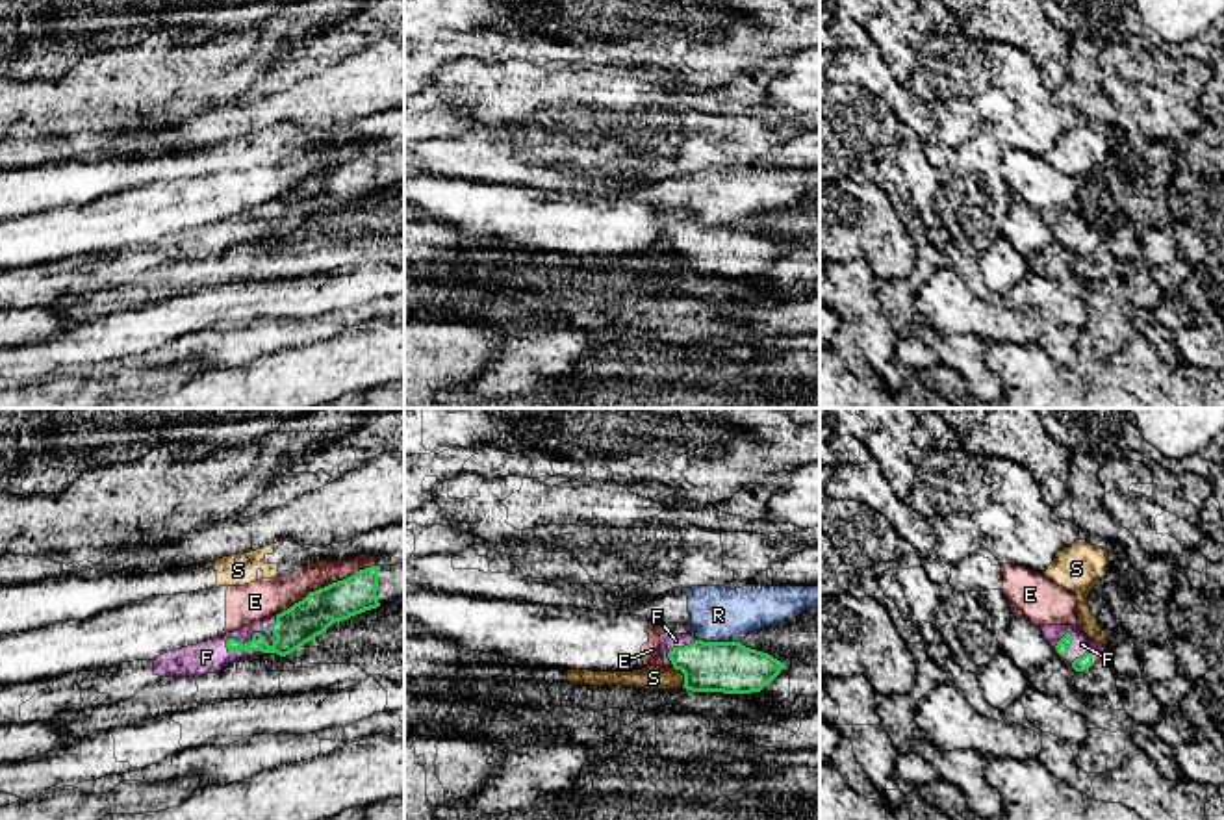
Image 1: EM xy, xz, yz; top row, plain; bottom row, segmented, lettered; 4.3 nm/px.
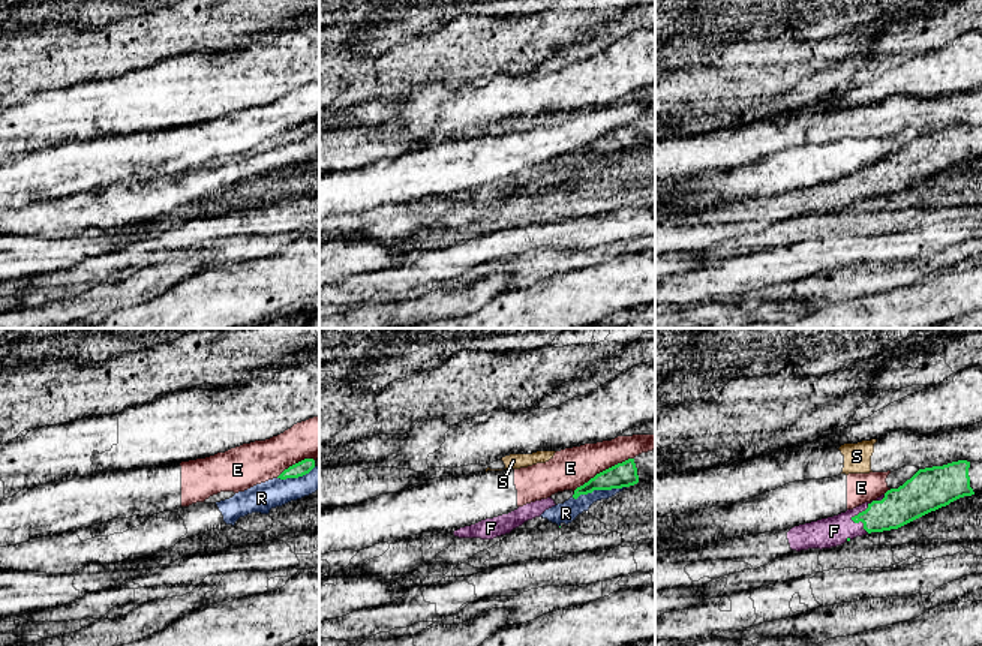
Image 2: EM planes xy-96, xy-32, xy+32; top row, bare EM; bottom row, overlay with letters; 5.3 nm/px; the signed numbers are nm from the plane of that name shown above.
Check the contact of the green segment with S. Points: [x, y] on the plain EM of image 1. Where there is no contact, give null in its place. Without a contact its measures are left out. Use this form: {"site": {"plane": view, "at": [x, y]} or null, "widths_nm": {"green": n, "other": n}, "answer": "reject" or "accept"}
{"site": {"plane": "xz", "at": [685, 260]}, "widths_nm": {"green": 220, "other": 110}, "answer": "reject"}

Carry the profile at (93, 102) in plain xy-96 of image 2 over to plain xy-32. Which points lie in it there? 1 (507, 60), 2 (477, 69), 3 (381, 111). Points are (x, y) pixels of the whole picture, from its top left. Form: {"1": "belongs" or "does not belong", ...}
{"1": "does not belong", "2": "does not belong", "3": "belongs"}

